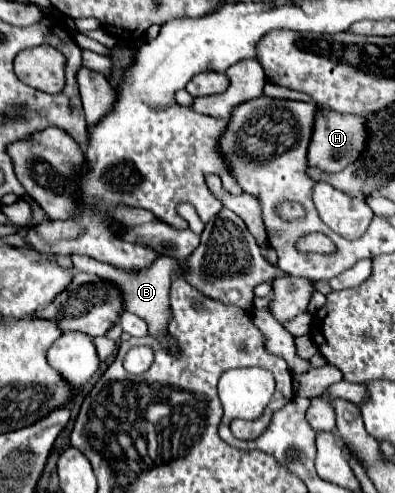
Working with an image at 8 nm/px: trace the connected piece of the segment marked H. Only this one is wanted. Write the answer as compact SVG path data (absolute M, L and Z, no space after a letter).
M323 109L317 117L317 127L309 145L309 167L315 167L323 173L339 173L349 163L353 163L353 159L357 159L361 145L365 145L365 125L361 123L359 115L343 115L331 109Z

